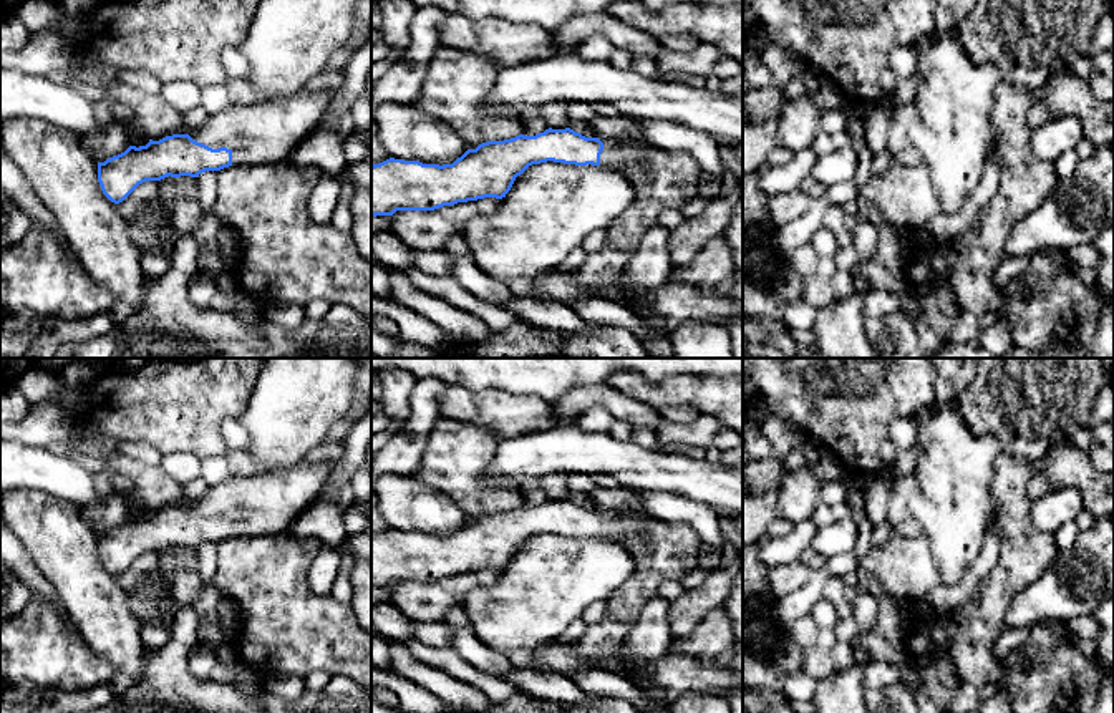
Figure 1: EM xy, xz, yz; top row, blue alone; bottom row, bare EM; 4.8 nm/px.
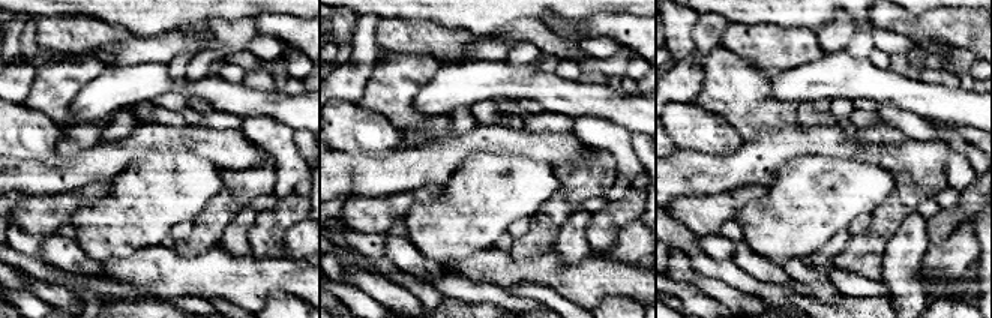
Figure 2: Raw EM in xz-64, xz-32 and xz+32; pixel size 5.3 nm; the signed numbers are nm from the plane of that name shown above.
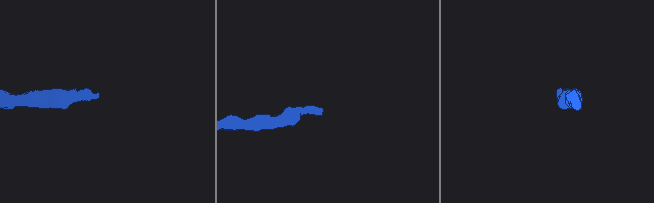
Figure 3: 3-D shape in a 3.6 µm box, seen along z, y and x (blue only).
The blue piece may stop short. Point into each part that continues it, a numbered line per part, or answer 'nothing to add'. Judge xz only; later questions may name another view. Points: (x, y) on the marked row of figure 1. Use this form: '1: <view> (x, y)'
1: xz (615, 155)

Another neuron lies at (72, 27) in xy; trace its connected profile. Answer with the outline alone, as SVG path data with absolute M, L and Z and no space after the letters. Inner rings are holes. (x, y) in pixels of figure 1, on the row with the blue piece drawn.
M65 17L61 23L60 35L66 38L68 41L75 41L80 38L80 33L83 30L85 17Z

